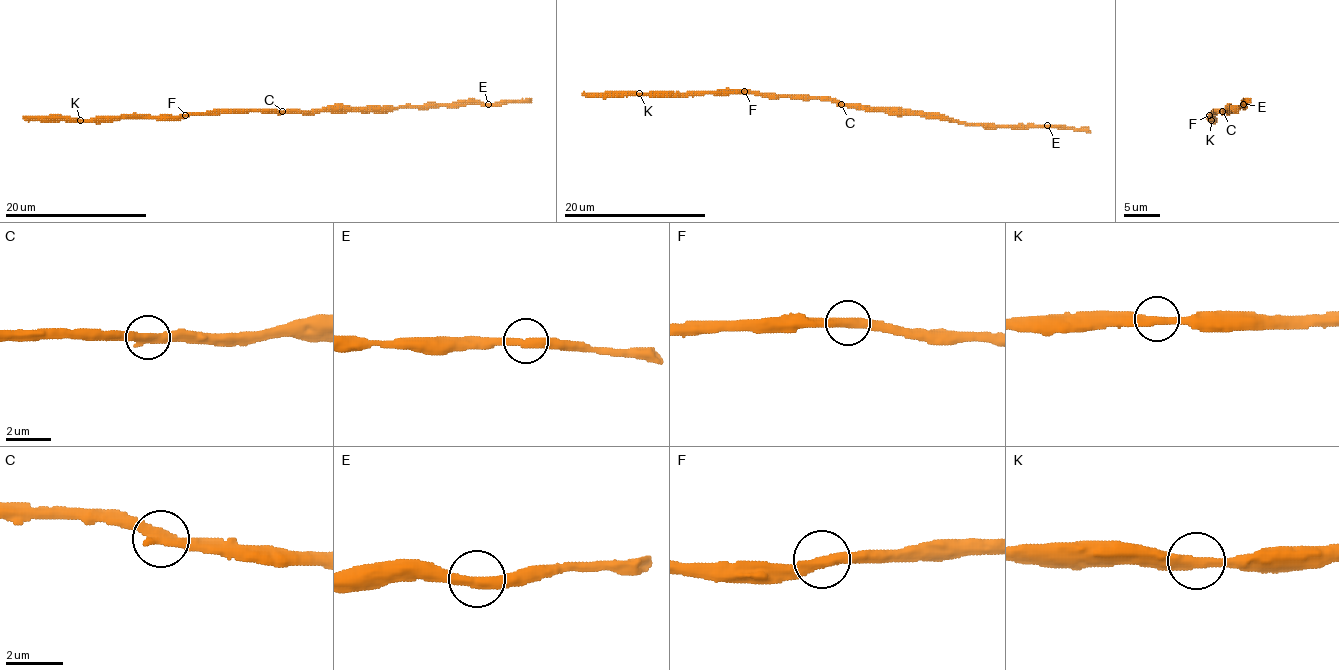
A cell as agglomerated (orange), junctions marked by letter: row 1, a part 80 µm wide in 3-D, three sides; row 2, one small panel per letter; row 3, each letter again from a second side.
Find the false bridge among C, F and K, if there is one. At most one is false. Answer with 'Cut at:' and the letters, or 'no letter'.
Cut at: no letter

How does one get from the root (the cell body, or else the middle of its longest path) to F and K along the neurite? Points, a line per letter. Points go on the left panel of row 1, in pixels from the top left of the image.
F: (280, 111), (185, 115)
K: (280, 111), (80, 120)

